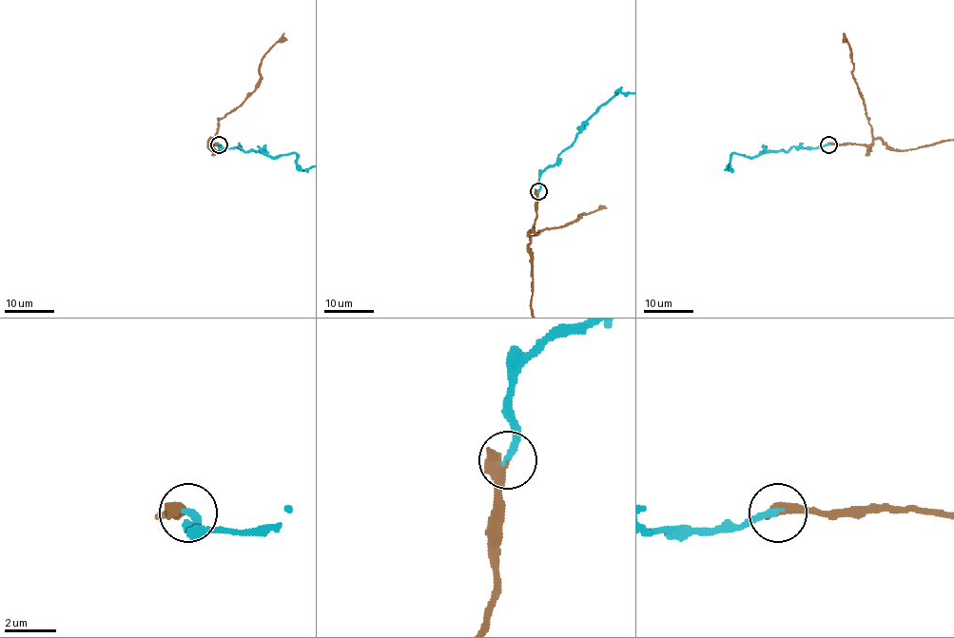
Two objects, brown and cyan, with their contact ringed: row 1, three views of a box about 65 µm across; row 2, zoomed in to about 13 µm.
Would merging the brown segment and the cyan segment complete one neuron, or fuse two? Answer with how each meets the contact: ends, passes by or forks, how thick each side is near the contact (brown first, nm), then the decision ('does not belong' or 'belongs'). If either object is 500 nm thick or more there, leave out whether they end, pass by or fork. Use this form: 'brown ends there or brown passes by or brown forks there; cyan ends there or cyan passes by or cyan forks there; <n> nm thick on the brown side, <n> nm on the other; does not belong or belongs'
brown passes by; cyan ends there; 280 nm thick on the brown side, 280 nm on the other; belongs

